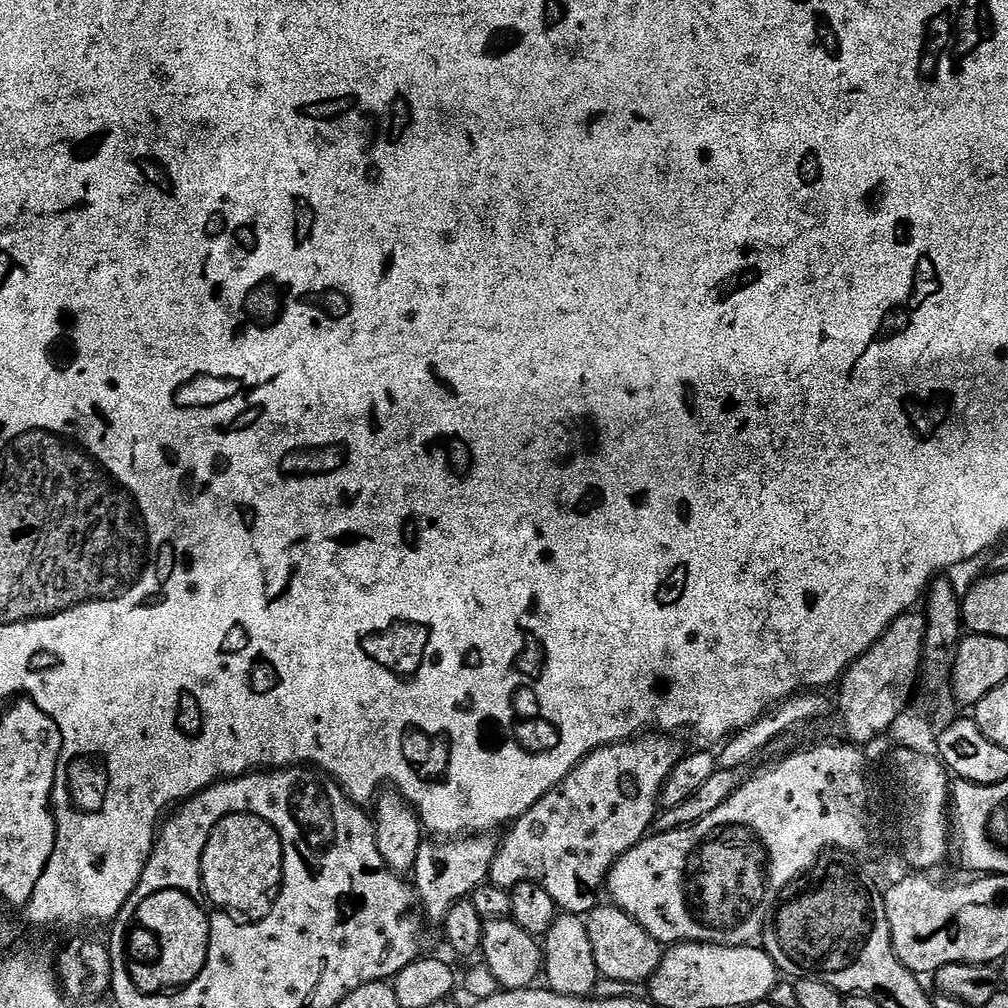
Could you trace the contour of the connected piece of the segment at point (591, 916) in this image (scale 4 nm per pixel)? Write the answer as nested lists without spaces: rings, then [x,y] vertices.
[[[597,906],[587,913],[586,923],[590,934],[590,946],[594,950],[594,962],[605,980],[644,984],[651,981],[658,970],[662,946],[634,918],[615,906]]]

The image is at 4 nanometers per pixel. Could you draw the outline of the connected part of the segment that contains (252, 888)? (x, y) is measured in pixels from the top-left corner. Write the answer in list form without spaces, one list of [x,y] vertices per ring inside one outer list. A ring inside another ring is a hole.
[[[230,818],[222,822],[204,840],[202,870],[198,870],[198,910],[238,910],[252,908],[252,912],[236,912],[246,918],[258,918],[268,912],[272,902],[272,888],[280,876],[280,846],[276,834],[254,818]]]

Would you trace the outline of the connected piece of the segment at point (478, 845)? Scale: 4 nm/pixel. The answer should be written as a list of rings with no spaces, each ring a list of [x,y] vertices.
[[[469,834],[463,838],[448,838],[443,842],[432,842],[436,844],[421,843],[418,850],[418,858],[416,865],[411,870],[411,875],[416,876],[414,879],[414,895],[418,901],[419,907],[424,907],[423,915],[436,922],[443,922],[446,914],[450,914],[450,910],[459,900],[471,897],[475,888],[479,888],[481,884],[488,880],[488,870],[492,865],[492,859],[496,857],[498,847],[497,837],[492,834]]]

